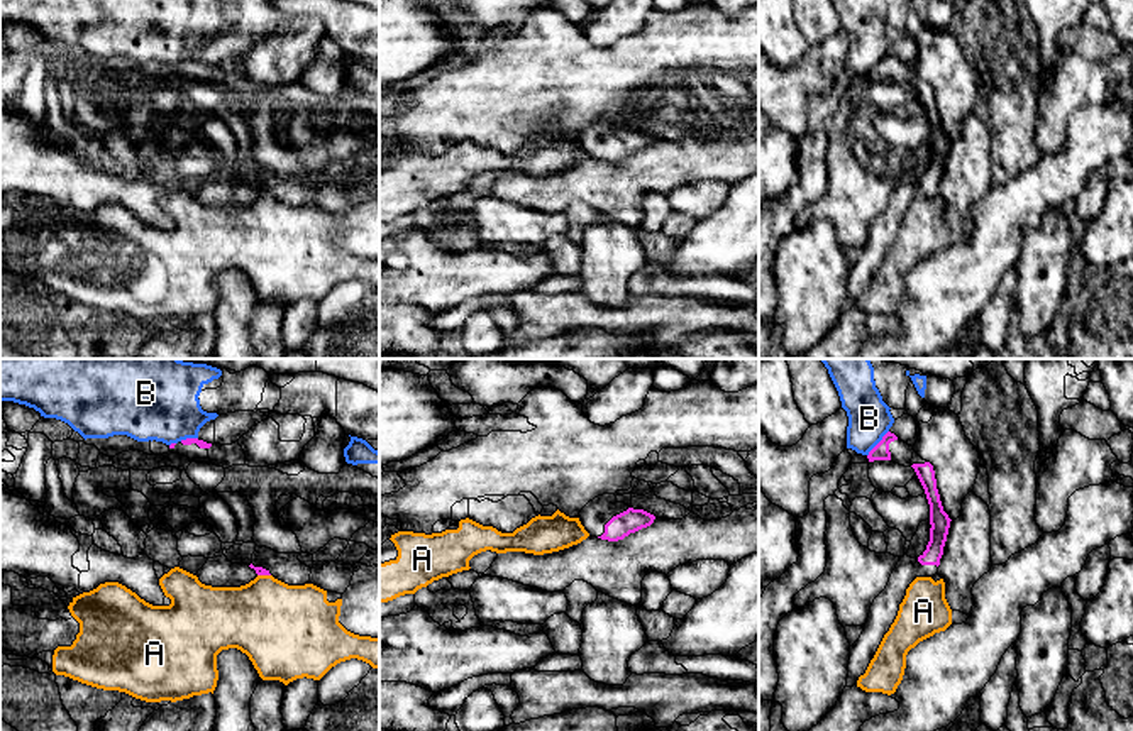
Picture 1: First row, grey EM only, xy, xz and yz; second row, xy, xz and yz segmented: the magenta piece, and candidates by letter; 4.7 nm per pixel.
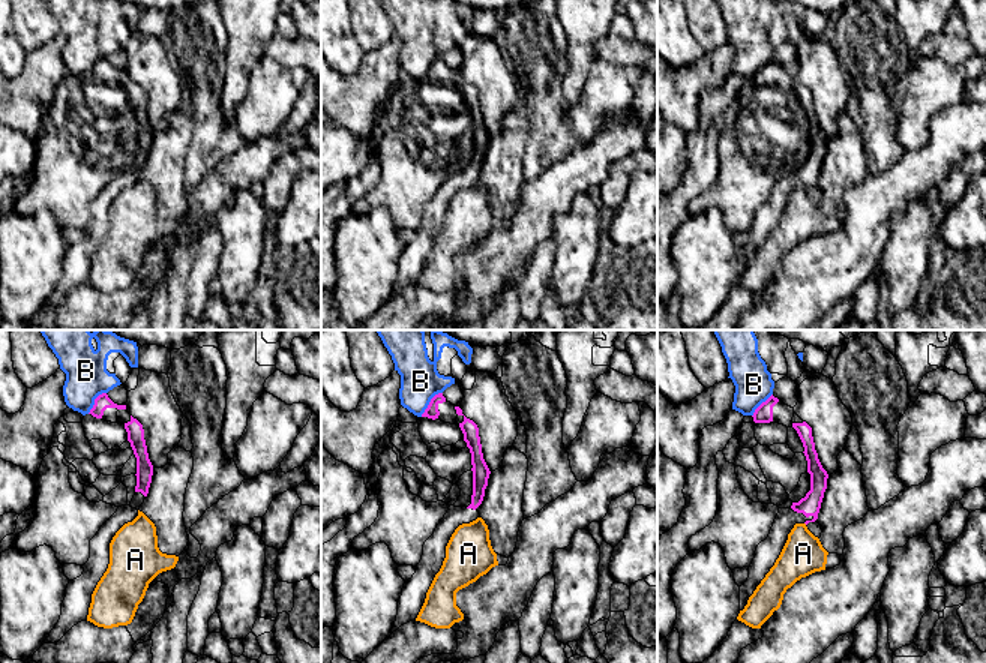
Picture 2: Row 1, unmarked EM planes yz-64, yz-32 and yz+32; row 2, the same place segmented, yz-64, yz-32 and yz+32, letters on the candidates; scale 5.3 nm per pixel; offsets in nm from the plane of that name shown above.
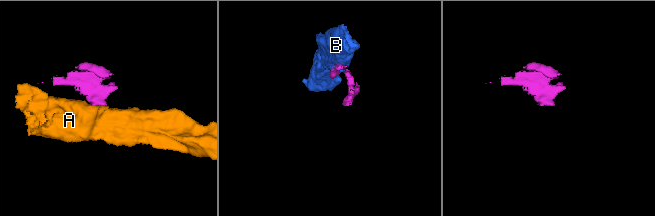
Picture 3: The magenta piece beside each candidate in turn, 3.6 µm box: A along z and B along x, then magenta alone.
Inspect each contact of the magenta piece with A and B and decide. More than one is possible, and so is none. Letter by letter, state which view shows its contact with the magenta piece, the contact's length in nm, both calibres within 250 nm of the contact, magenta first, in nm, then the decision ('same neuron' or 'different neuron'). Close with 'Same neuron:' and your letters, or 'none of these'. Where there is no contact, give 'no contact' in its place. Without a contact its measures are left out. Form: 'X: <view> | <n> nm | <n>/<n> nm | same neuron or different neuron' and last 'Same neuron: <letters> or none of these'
A: xy | 60 nm | 50/400 nm | different neuron
B: yz | 160 nm | 80/200 nm | different neuron
Same neuron: none of these

